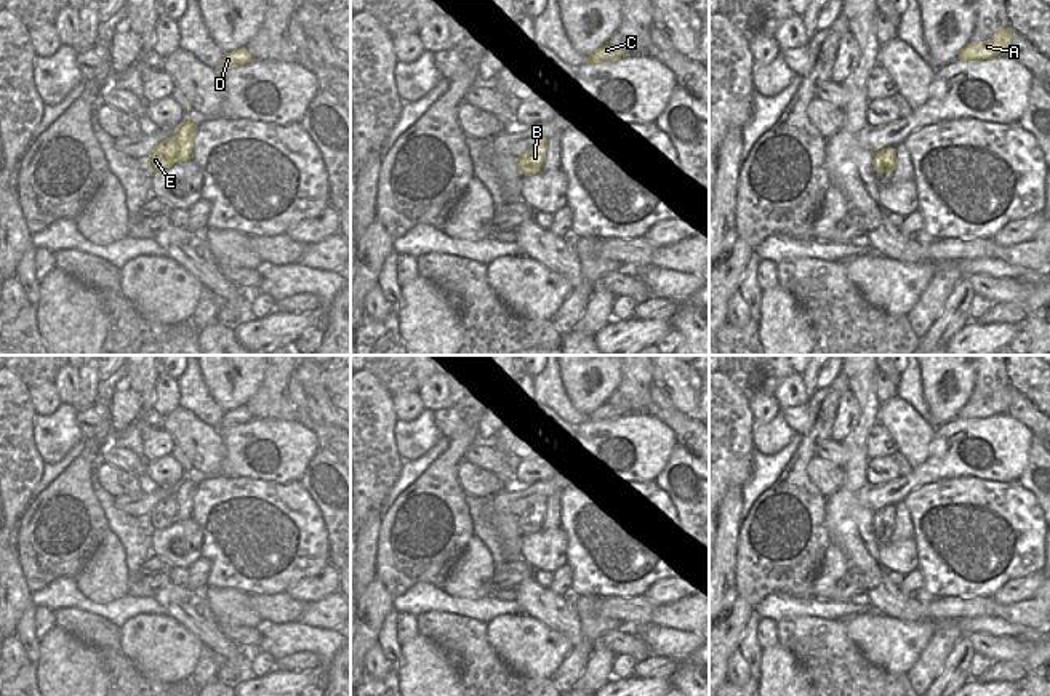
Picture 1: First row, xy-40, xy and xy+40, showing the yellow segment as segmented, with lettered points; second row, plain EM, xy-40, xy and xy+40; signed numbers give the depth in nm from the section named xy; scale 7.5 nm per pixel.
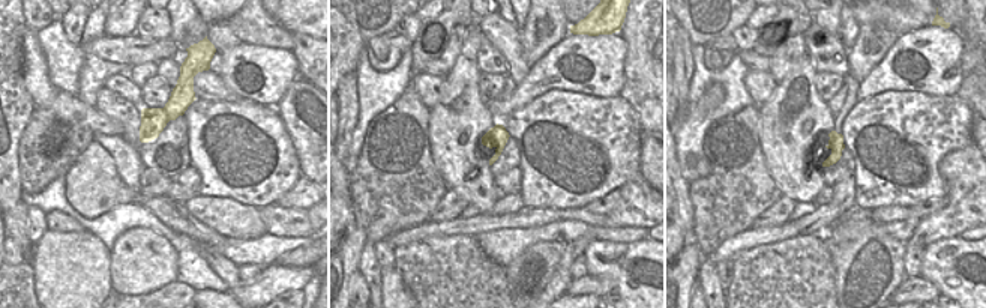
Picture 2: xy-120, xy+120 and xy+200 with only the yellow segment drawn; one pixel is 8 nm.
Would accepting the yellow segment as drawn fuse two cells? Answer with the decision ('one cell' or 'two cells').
two cells

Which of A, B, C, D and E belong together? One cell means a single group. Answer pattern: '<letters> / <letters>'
A C D / B E

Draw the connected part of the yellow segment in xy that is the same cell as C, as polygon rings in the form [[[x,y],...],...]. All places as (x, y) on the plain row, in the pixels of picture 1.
[[[603,403],[589,413],[586,416],[586,421],[607,421],[607,419],[613,419],[613,418],[621,418],[624,414],[627,414],[627,411],[624,411],[618,406],[613,406],[610,403]]]

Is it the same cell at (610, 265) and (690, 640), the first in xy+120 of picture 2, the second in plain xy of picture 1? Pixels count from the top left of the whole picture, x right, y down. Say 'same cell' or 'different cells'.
different cells

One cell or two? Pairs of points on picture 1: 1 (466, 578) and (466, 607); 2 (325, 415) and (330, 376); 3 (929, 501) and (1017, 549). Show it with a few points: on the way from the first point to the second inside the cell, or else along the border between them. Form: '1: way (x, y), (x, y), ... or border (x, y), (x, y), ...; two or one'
1: border (440, 588), (455, 597), (480, 599), (490, 596); two
2: border (320, 372), (320, 381), (333, 405); two
3: way (956, 503), (986, 506), (1010, 522); one

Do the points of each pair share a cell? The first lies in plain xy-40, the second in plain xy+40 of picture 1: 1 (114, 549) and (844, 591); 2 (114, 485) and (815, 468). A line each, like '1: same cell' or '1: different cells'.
1: different cells
2: same cell

